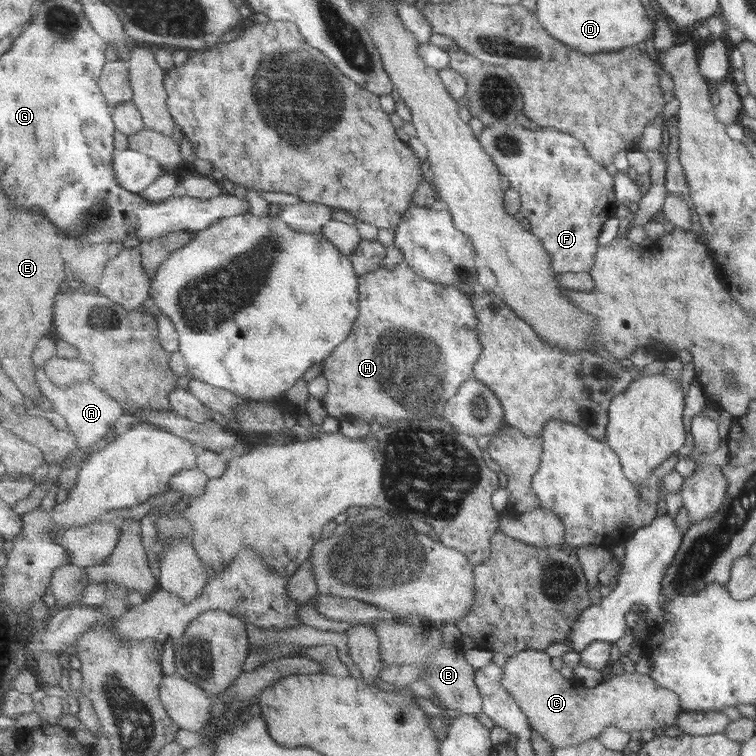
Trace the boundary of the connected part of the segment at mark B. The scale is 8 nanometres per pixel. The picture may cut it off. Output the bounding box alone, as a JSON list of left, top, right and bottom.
[372,619,484,716]

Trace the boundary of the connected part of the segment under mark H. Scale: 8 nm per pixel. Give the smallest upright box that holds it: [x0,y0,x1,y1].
[322,260,483,428]

